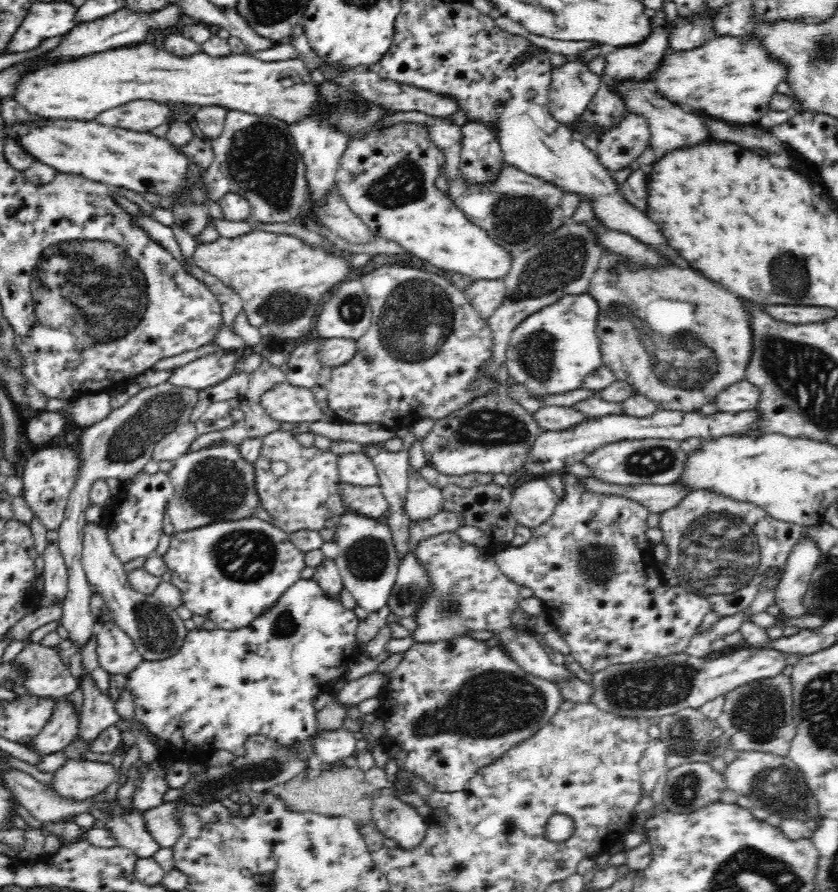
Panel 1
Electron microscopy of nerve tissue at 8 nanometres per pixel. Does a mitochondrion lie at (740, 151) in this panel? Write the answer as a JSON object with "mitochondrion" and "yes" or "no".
{"mitochondrion":"no"}

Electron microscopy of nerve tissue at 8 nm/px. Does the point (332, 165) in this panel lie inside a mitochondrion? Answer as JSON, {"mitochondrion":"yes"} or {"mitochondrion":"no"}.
{"mitochondrion":"no"}

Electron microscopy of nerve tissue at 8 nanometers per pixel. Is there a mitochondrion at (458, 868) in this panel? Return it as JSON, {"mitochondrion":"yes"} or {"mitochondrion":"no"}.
{"mitochondrion":"no"}

